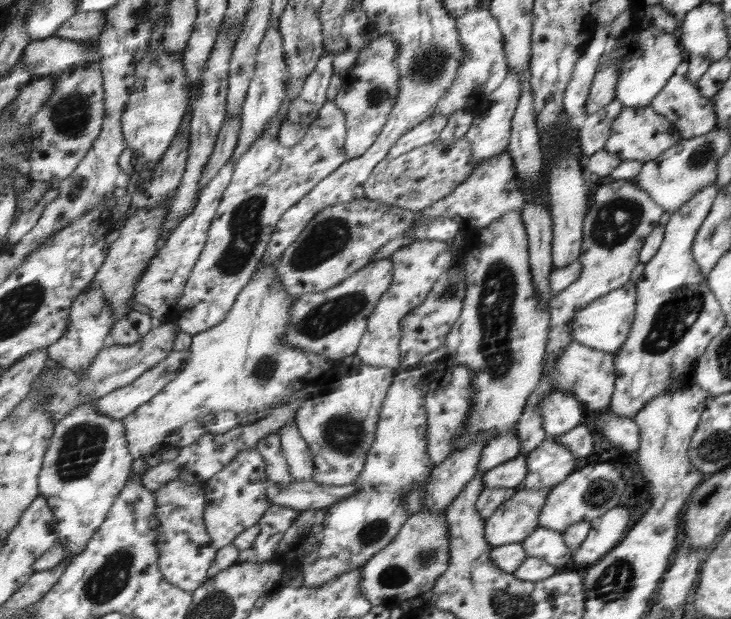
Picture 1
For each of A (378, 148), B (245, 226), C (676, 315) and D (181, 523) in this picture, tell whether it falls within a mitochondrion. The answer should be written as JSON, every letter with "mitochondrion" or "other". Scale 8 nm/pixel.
{"A":"other","B":"mitochondrion","C":"mitochondrion","D":"other"}

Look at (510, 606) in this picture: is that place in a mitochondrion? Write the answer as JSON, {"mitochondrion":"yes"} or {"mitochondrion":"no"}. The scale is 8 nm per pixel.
{"mitochondrion":"yes"}

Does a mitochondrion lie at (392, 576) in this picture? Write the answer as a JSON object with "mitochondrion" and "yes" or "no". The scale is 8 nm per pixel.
{"mitochondrion":"yes"}

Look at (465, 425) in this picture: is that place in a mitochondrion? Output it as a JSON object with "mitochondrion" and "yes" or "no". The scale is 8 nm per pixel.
{"mitochondrion":"no"}

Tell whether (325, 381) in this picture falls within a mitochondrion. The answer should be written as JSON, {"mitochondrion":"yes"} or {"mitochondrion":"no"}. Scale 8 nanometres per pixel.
{"mitochondrion":"no"}

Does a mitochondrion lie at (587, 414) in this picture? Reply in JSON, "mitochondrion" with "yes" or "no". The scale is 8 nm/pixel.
{"mitochondrion":"no"}

